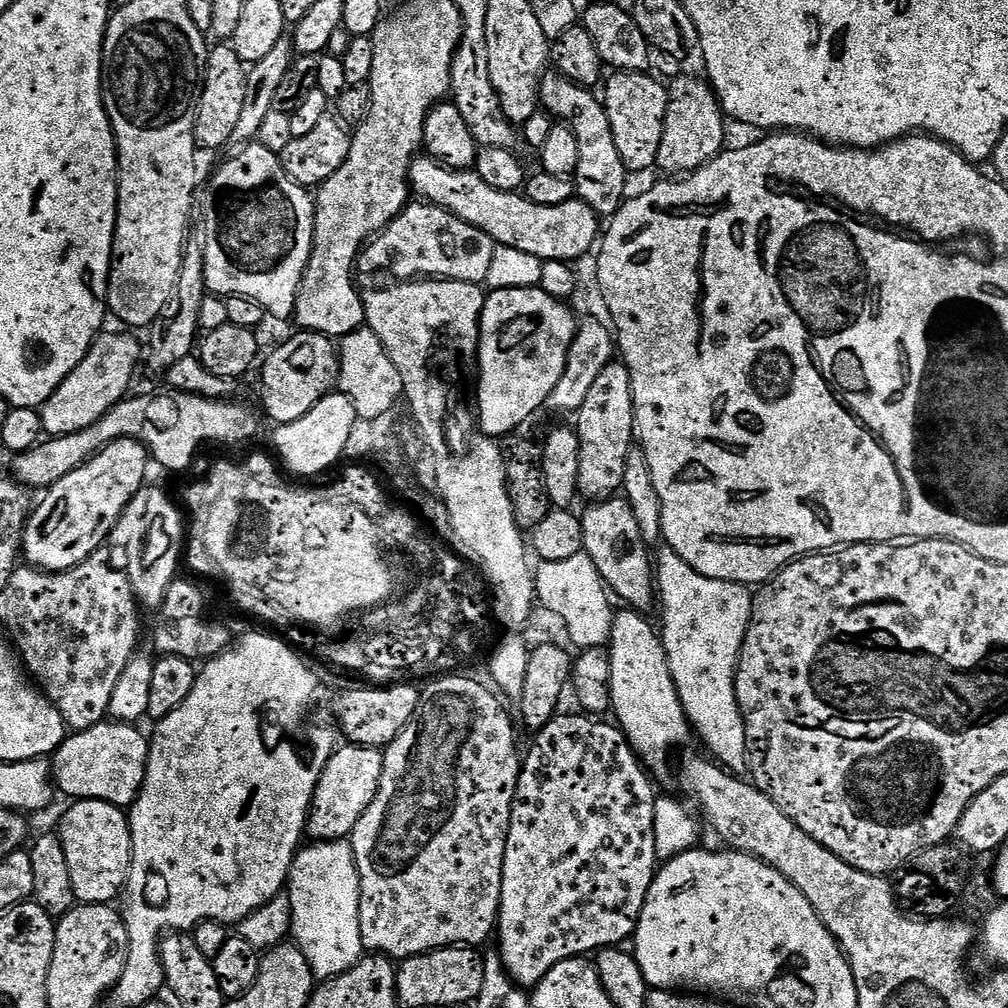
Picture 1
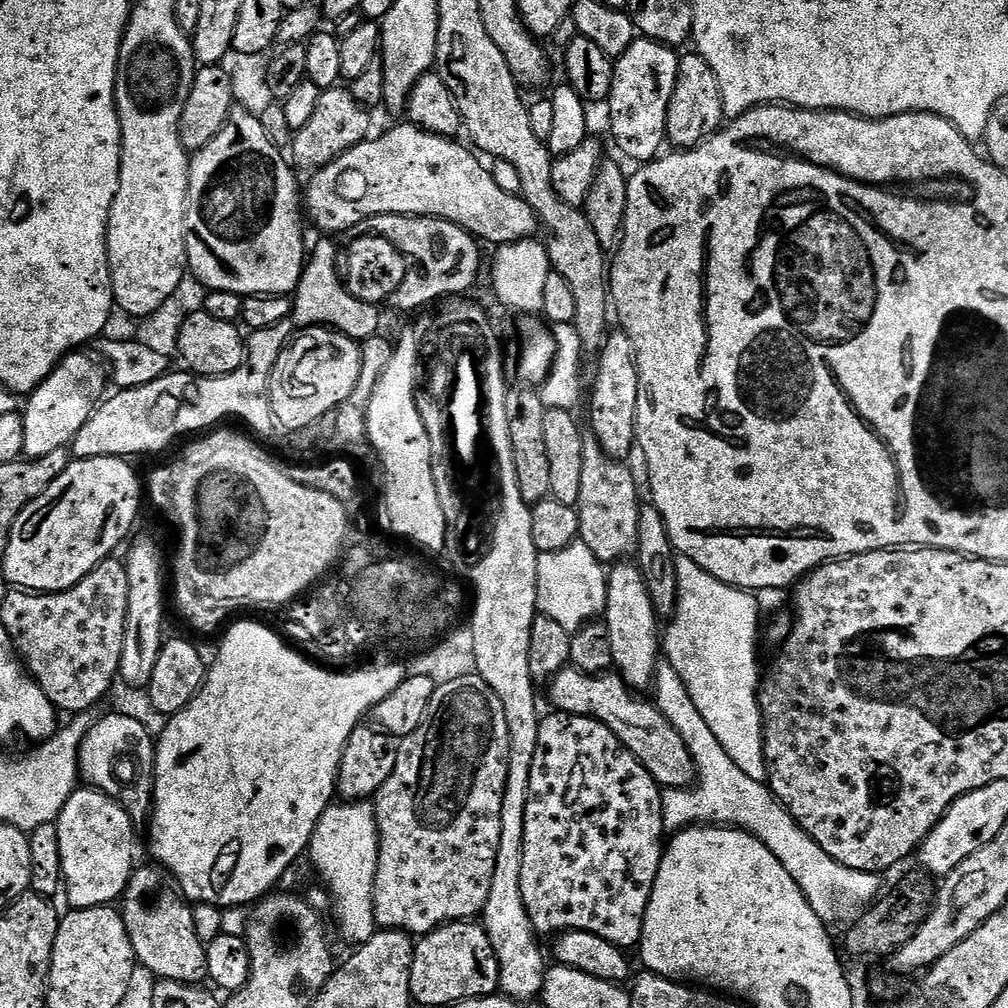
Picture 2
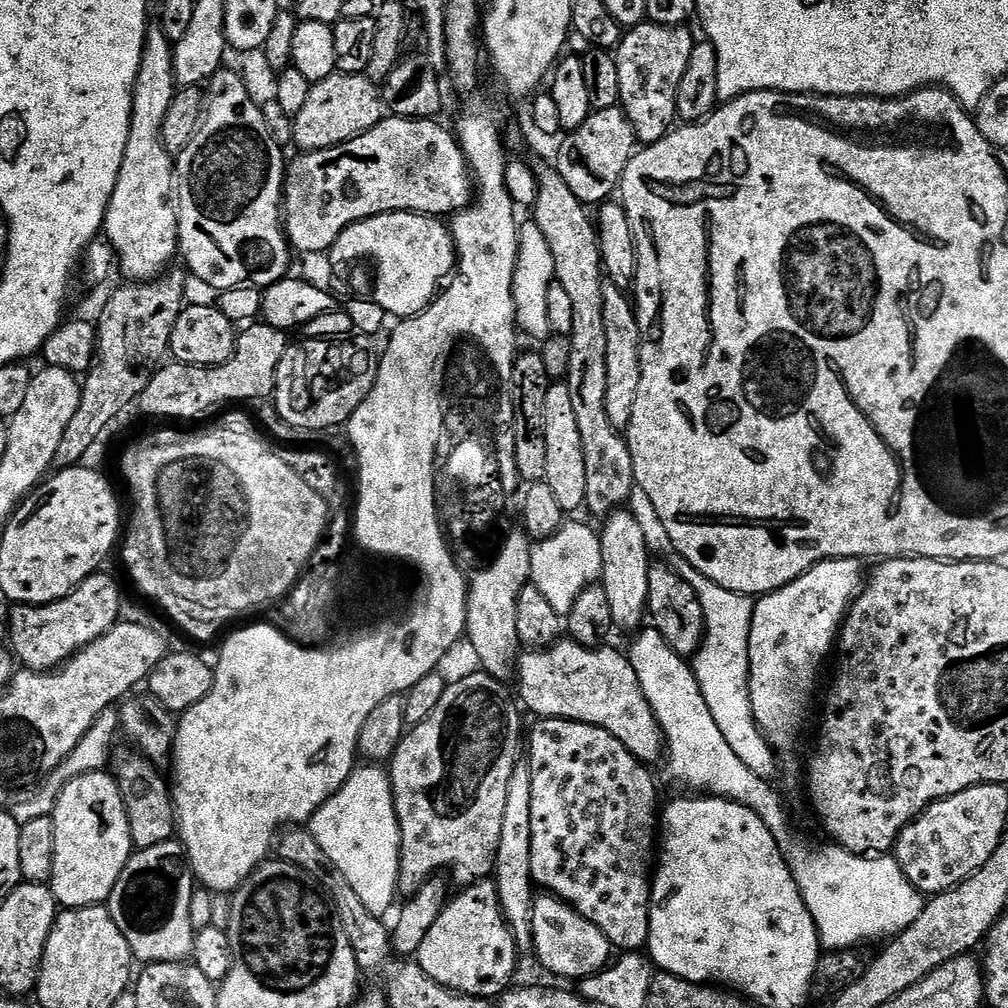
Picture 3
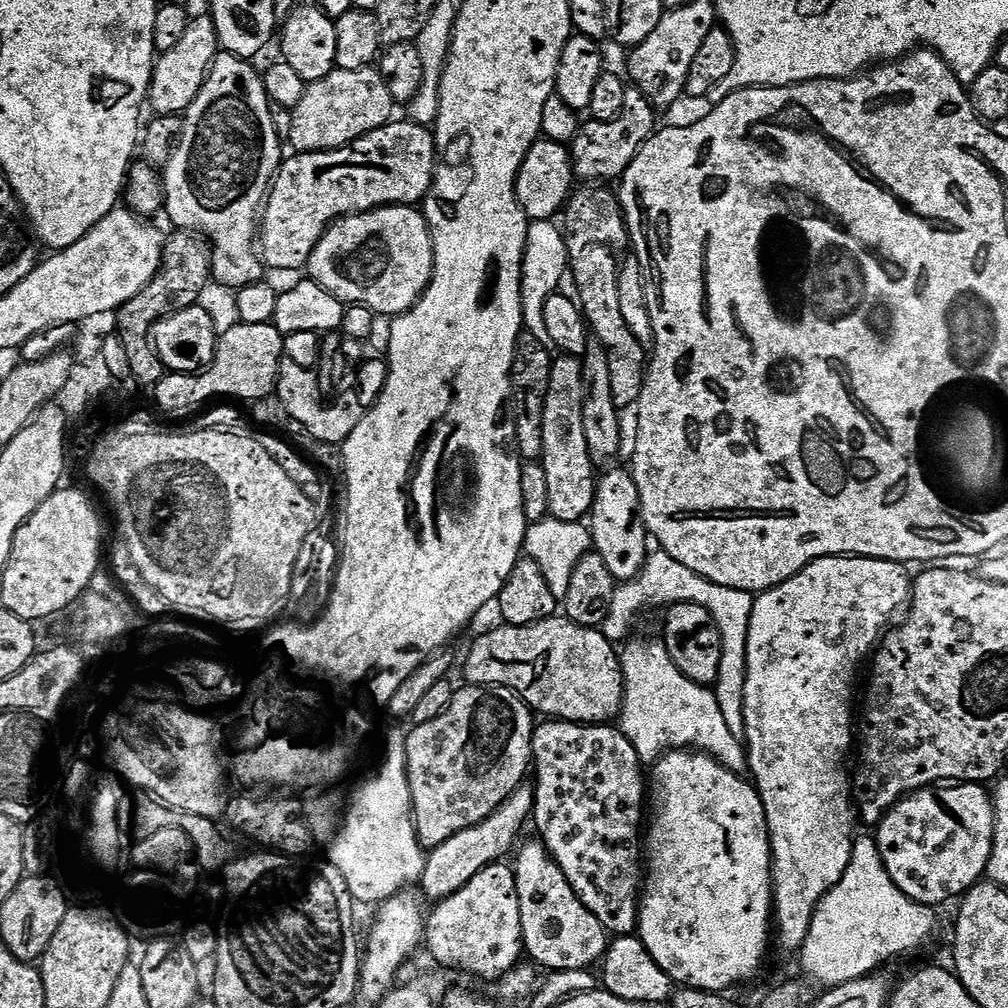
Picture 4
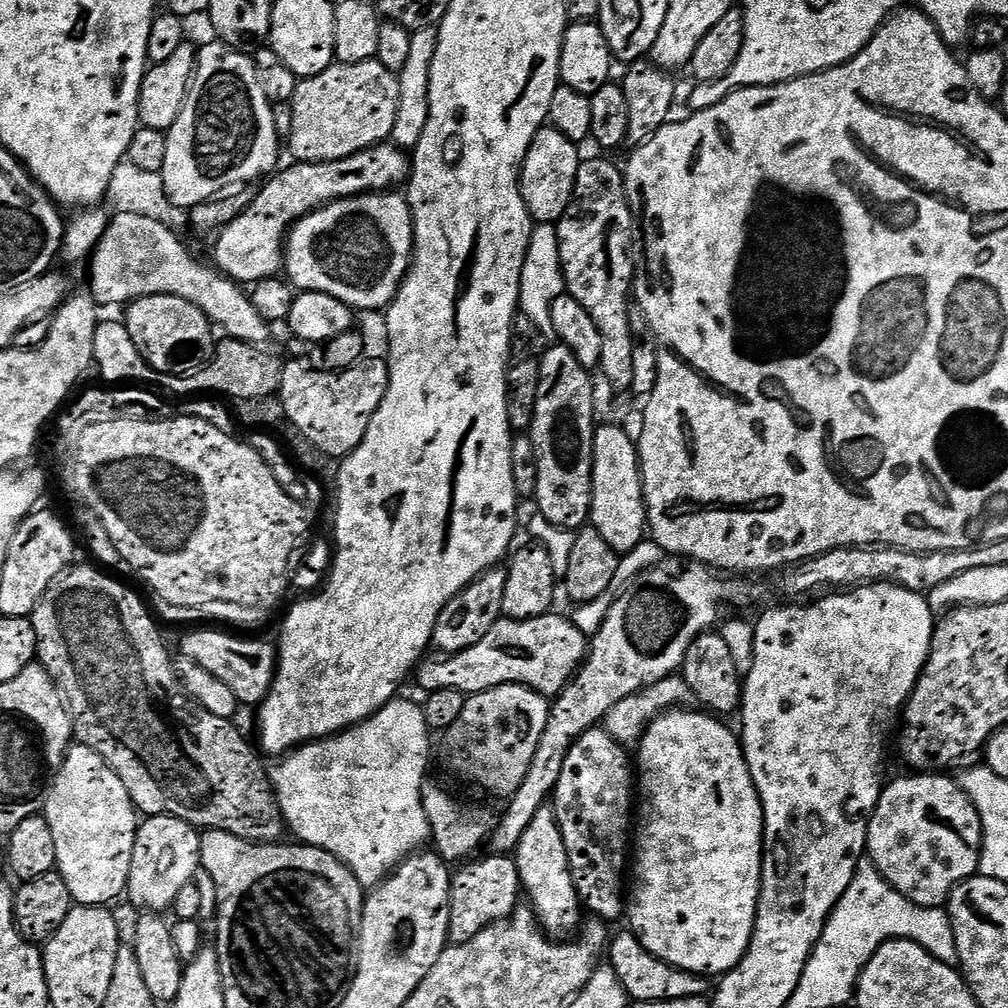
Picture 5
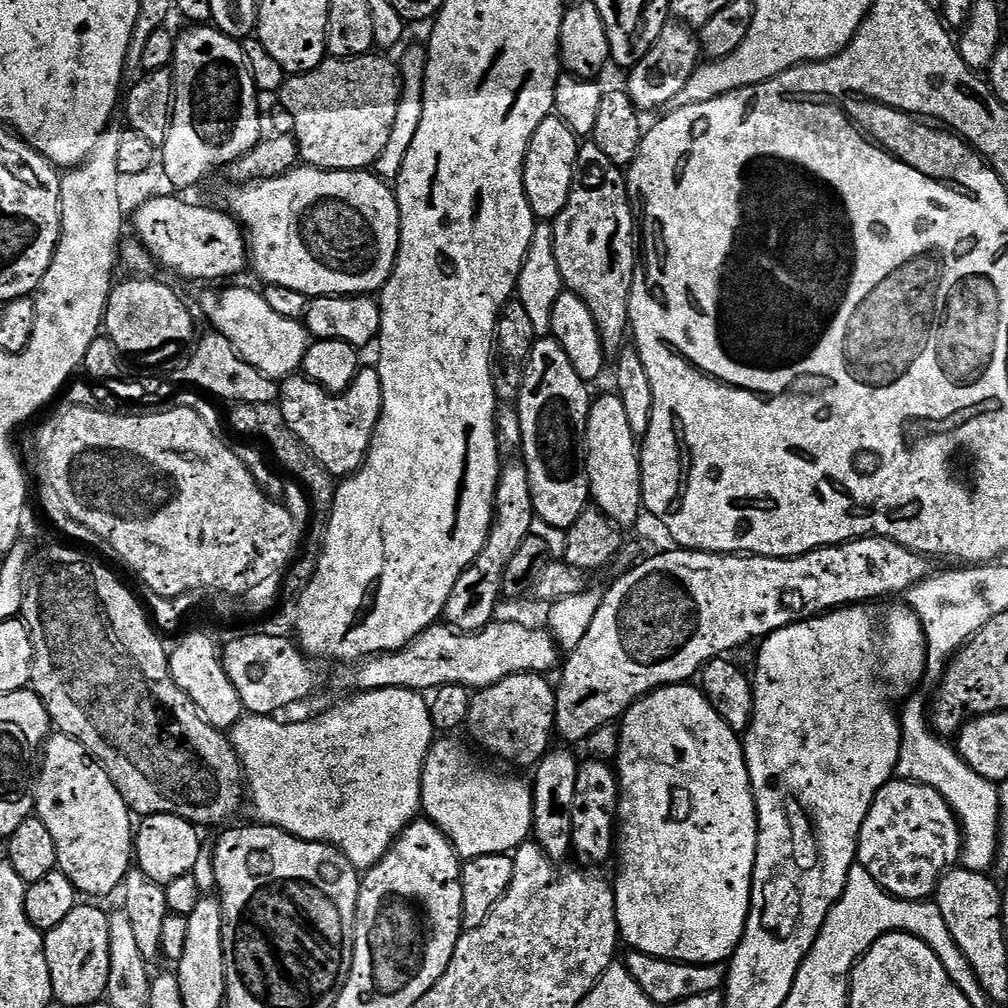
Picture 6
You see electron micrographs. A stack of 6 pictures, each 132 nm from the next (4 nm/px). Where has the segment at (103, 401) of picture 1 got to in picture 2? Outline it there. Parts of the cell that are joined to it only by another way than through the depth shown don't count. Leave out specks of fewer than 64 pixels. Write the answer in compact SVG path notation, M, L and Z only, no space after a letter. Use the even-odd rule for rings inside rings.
M69 354L55 370L27 397L22 415L26 426L24 456L41 460L46 454L71 445L72 440L86 426L86 422L105 399L105 365L99 359L91 360L84 354ZM100 364L101 365L100 365ZM28 406L28 409L27 409Z

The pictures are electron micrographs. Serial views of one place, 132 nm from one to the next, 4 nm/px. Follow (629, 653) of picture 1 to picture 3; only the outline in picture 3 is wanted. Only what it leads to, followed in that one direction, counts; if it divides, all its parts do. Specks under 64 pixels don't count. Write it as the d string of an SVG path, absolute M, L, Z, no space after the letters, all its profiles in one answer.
M628 511L613 512L603 521L604 528L599 529L602 546L602 583L606 590L606 598L610 598L610 610L614 613L615 627L636 630L646 620L650 566L653 561L648 557L648 536L644 533L639 518Z

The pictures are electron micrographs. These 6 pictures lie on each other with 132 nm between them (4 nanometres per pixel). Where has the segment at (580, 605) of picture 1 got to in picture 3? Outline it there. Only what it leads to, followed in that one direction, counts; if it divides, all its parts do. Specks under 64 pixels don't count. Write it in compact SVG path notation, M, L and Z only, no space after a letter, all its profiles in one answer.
M564 522L552 536L533 543L530 554L530 574L532 575L531 587L537 588L550 601L550 606L558 610L561 618L567 618L574 602L578 602L578 594L582 594L582 590L597 583L602 577L602 546L599 531L595 527L592 529L588 524Z

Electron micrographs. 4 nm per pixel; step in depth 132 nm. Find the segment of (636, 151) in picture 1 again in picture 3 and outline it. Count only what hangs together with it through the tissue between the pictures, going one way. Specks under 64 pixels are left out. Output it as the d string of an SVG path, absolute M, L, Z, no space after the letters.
M645 22L627 29L614 49L621 86L619 107L623 108L626 118L630 118L630 126L634 126L641 145L658 142L673 131L677 123L678 82L682 82L682 74L686 74L686 62L690 62L694 43L690 29Z

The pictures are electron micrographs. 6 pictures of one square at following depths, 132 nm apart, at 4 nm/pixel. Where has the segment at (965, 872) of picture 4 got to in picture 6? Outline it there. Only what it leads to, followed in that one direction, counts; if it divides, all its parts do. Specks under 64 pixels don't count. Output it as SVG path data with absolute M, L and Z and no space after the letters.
M893 778L874 798L862 822L856 859L892 896L899 900L927 901L938 882L961 859L965 838L946 798L928 784Z

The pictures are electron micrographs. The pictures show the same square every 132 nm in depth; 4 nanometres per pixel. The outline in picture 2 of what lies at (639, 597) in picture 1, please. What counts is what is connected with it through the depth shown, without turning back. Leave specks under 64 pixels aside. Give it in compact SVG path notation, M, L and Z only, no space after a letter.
M595 431L584 432L582 438L582 494L578 494L578 502L574 506L580 519L579 543L590 546L600 563L611 566L625 558L631 557L638 542L638 514L642 507L640 496L636 493L636 476L628 469L623 460L617 460L604 449Z

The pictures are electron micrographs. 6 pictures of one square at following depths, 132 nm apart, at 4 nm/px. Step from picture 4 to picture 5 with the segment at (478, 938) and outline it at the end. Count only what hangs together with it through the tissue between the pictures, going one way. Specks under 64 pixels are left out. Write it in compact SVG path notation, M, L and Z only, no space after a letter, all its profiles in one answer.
M488 854L485 860L475 860L468 862L473 864L465 863L465 868L452 878L452 910L448 927L448 939L452 944L466 942L499 920L507 920L522 900L518 866L511 855Z

